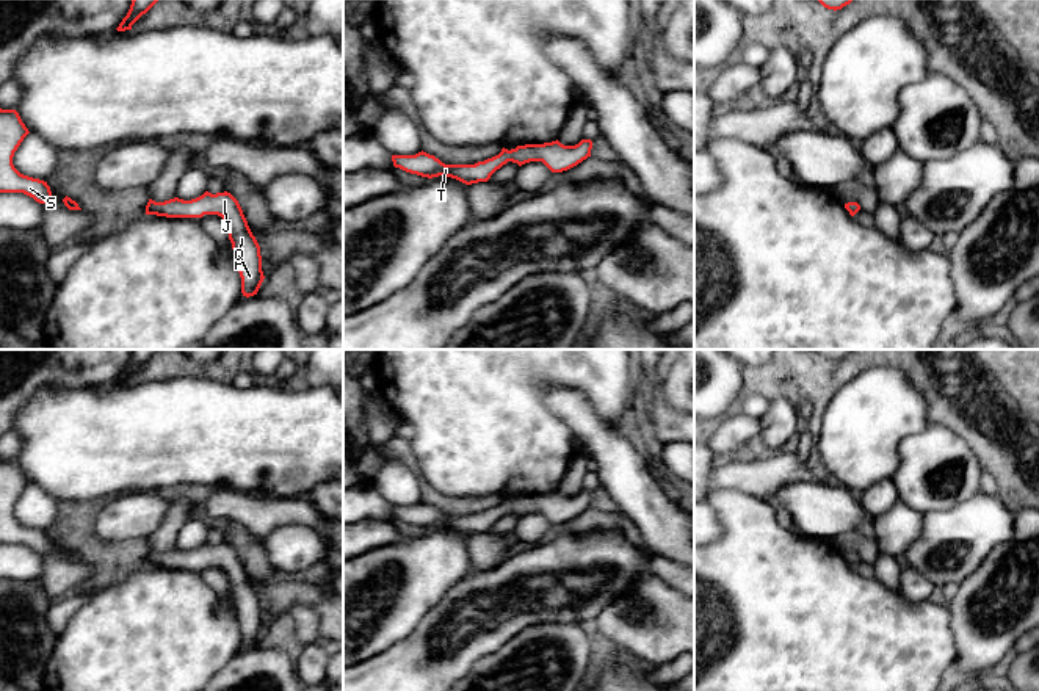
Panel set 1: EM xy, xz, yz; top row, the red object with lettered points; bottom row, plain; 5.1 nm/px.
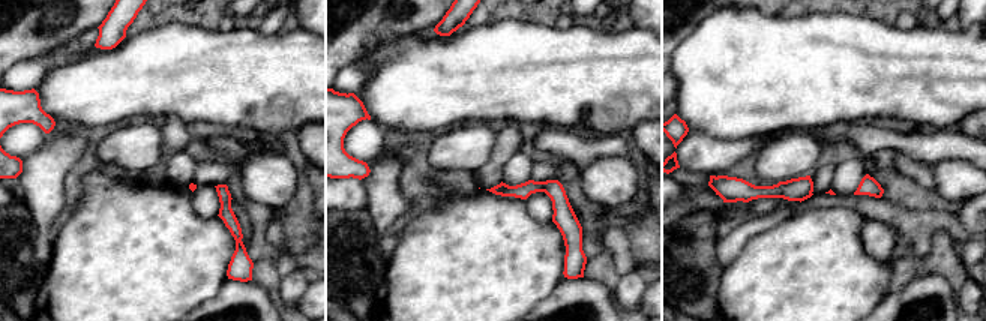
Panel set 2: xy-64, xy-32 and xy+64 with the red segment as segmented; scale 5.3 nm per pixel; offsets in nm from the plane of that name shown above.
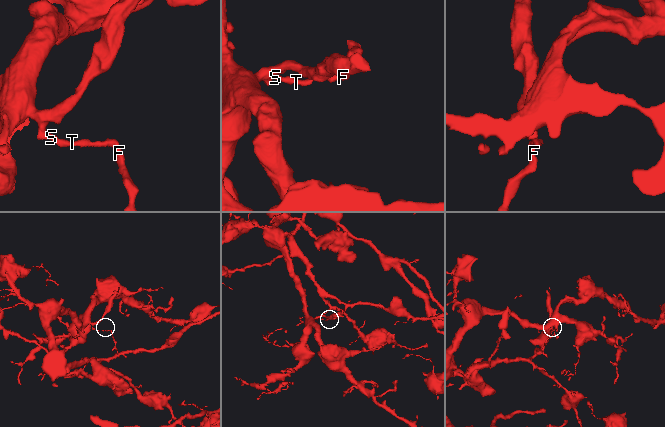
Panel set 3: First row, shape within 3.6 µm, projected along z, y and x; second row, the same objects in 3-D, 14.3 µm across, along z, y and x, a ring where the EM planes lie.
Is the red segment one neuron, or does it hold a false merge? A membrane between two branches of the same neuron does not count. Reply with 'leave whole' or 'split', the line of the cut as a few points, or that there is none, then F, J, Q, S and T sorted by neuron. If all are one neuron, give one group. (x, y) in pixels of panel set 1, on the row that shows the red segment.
split; cut in xz along (506, 149), (508, 160); F J Q / S T

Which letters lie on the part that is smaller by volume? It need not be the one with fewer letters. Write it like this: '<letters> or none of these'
F, J, Q

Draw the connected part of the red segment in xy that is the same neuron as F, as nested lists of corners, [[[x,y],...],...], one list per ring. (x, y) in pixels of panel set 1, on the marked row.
[[[205,191],[202,196],[191,201],[174,197],[165,202],[155,202],[152,210],[166,218],[221,216],[229,227],[229,240],[241,277],[241,293],[246,298],[257,295],[265,279],[260,246],[248,226],[238,201],[230,193],[212,194]]]

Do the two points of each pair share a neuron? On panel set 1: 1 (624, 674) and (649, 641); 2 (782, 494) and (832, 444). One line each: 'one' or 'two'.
1: two
2: two

